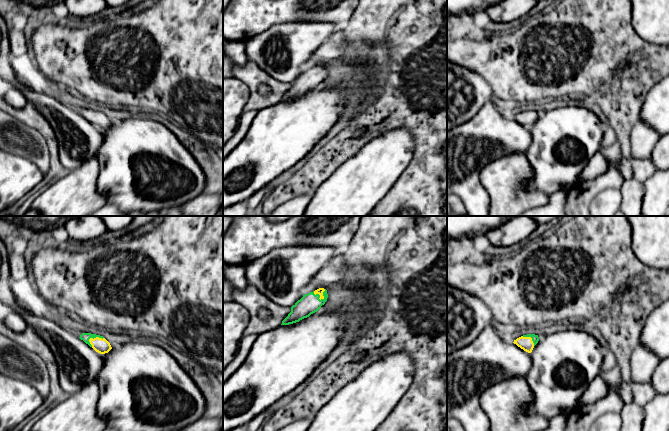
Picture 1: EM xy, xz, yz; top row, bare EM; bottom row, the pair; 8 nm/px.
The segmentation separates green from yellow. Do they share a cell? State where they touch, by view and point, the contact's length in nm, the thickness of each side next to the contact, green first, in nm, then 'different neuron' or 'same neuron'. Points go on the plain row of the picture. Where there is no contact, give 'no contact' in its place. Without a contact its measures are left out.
meets green in xz at (319, 71); contact 110 nm long; 160 nm thick on the green side, 50 nm on the other; same neuron

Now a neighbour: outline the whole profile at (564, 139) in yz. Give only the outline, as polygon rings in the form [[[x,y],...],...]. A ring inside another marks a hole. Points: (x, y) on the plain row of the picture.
[[[572,105],[546,111],[534,122],[530,132],[532,143],[525,156],[533,169],[533,177],[526,180],[526,187],[542,191],[548,196],[560,190],[568,191],[577,183],[589,160],[600,151],[603,138],[603,127],[598,115],[586,107]]]

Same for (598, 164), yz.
[[[600,151],[596,152],[579,175],[577,183],[597,178],[599,175],[604,174],[608,167],[609,162],[605,156]]]

